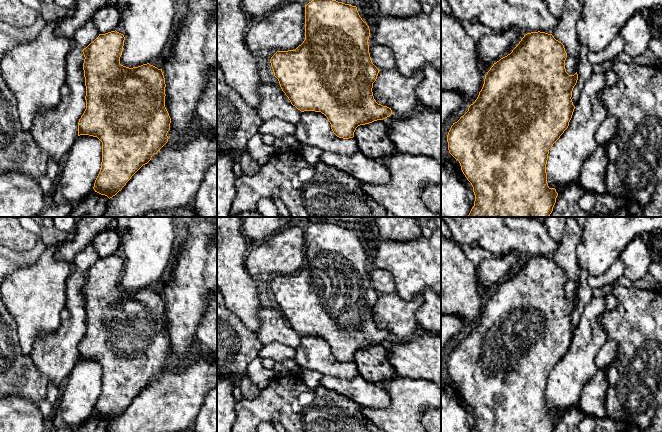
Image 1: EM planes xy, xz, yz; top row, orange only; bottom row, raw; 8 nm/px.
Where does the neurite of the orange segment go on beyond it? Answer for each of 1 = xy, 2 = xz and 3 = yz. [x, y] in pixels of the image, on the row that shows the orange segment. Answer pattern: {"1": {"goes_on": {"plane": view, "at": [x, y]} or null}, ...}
{"1": {"goes_on": null}, "2": {"goes_on": null}, "3": {"goes_on": null}}

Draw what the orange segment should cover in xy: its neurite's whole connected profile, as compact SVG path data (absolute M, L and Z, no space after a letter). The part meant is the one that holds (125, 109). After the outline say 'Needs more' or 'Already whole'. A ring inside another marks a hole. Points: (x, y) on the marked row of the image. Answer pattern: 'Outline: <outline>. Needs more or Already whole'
Outline: M111 31L83 49L86 109L78 122L78 136L97 137L102 142L102 162L95 192L115 196L131 177L168 142L171 118L165 107L165 78L162 69L143 64L129 68L120 64L125 37Z. Already whole

